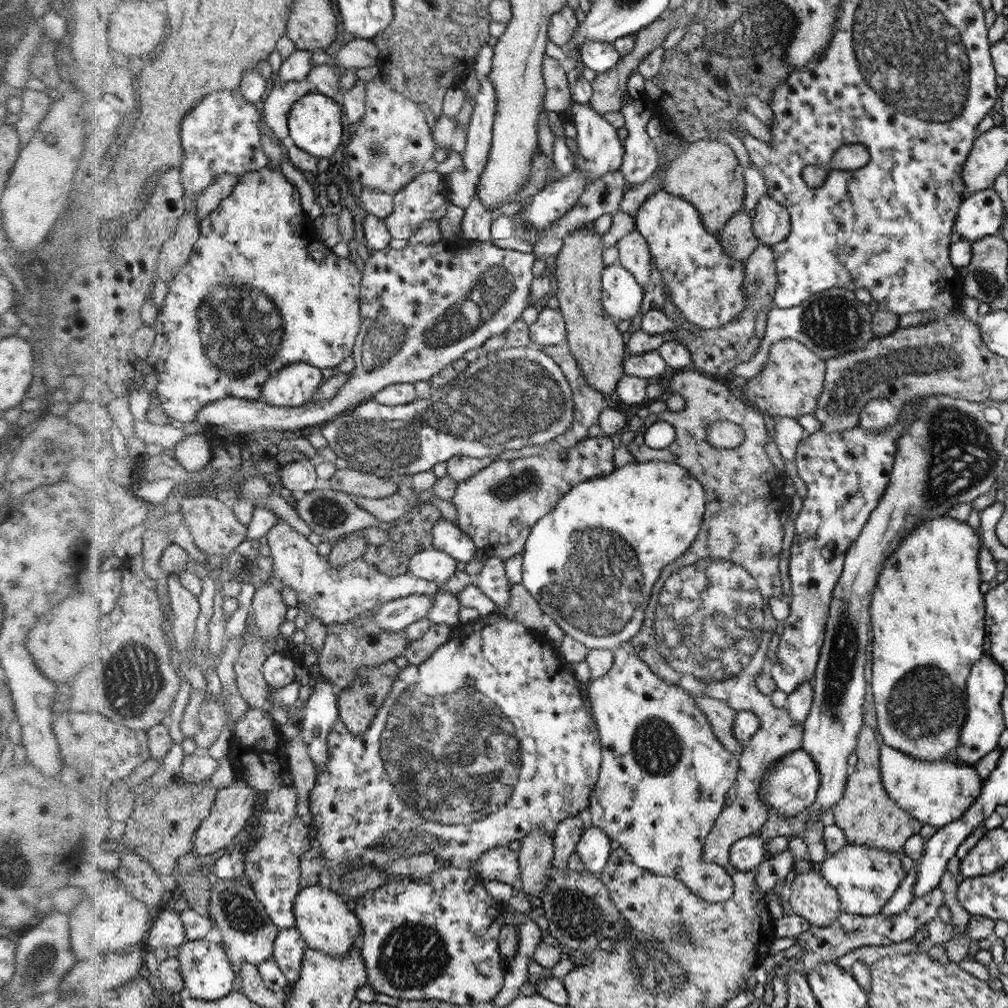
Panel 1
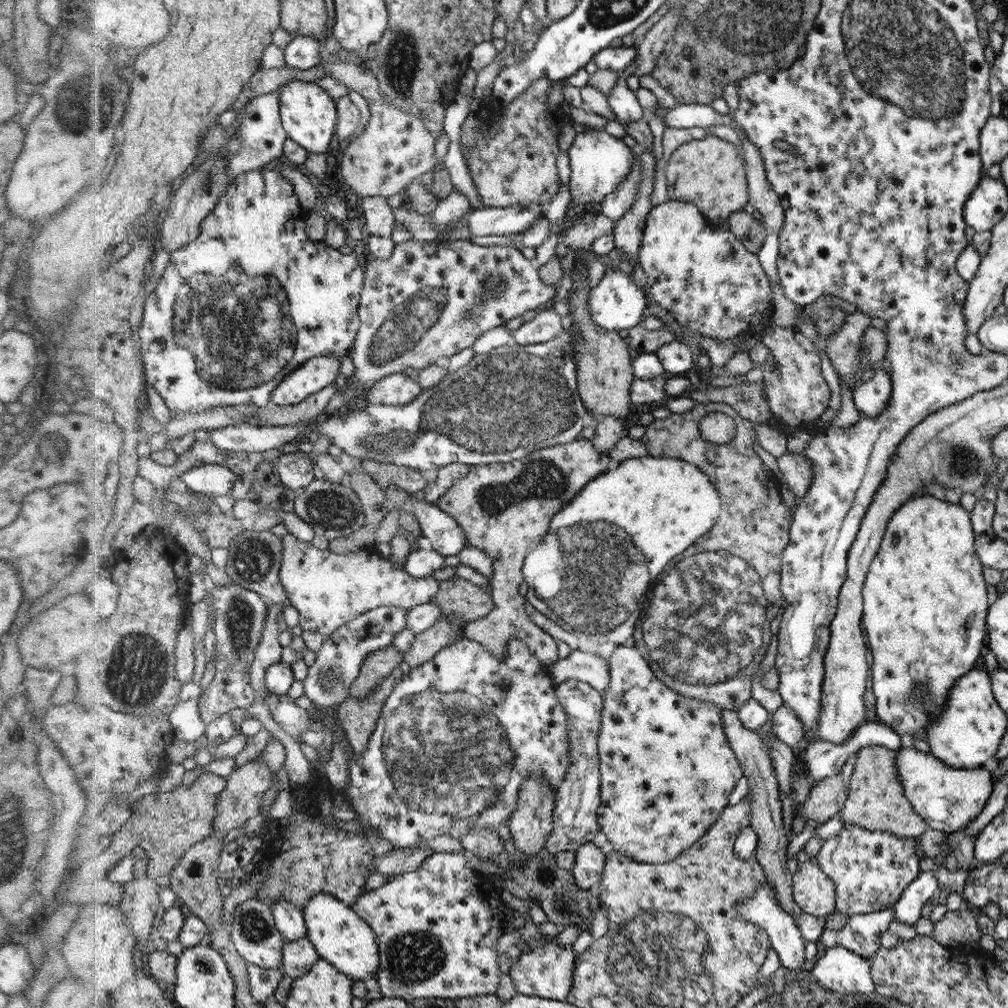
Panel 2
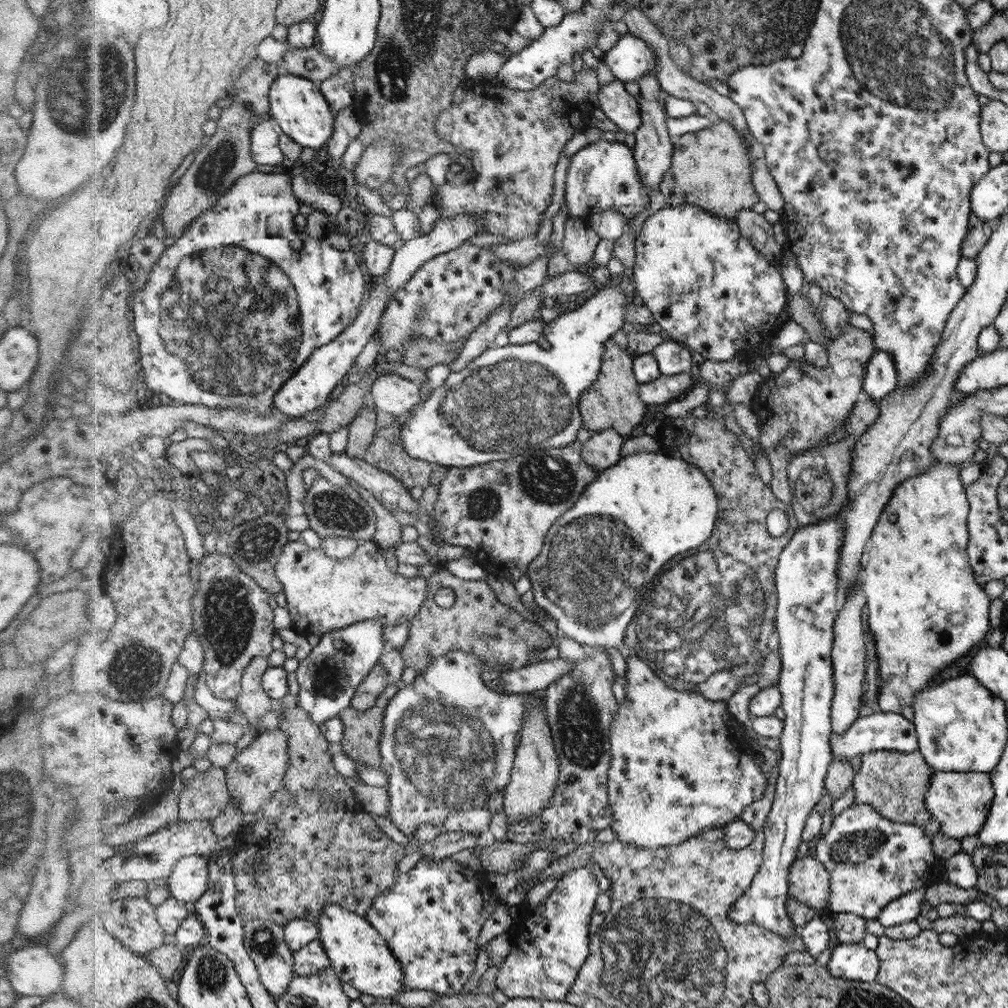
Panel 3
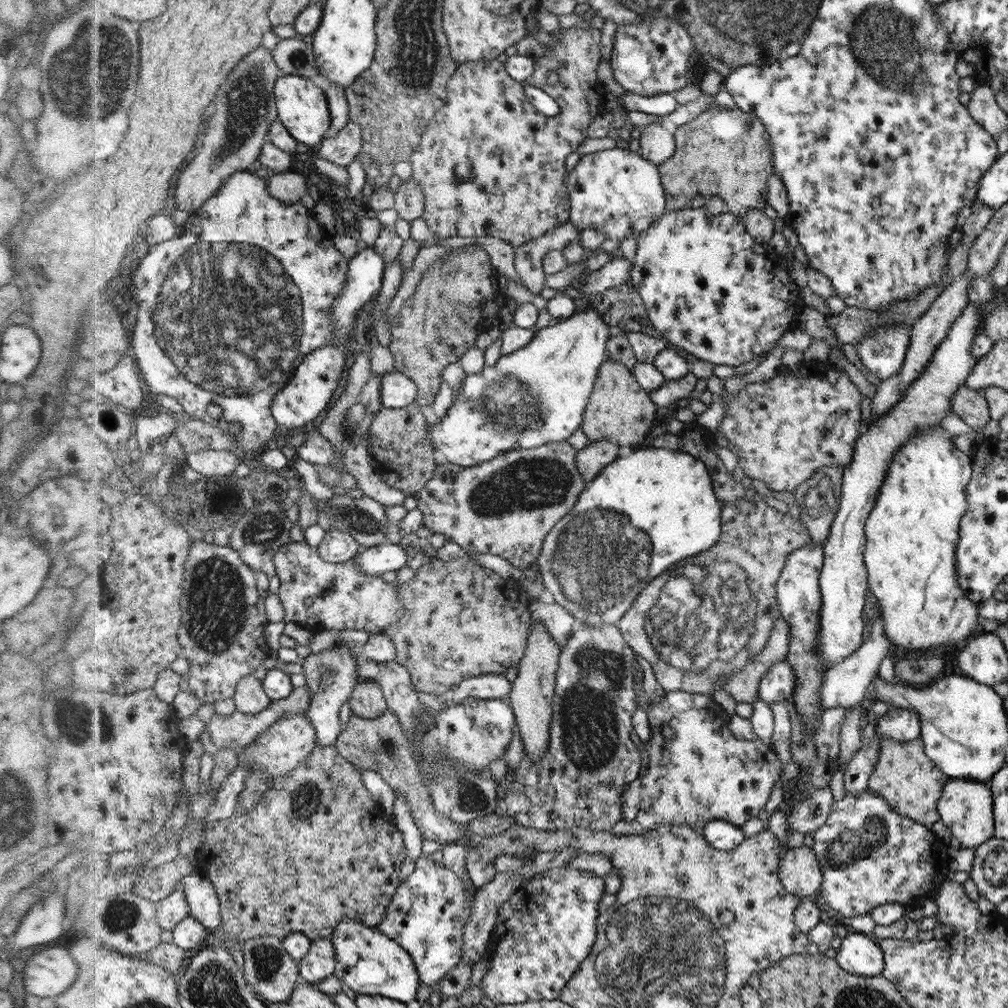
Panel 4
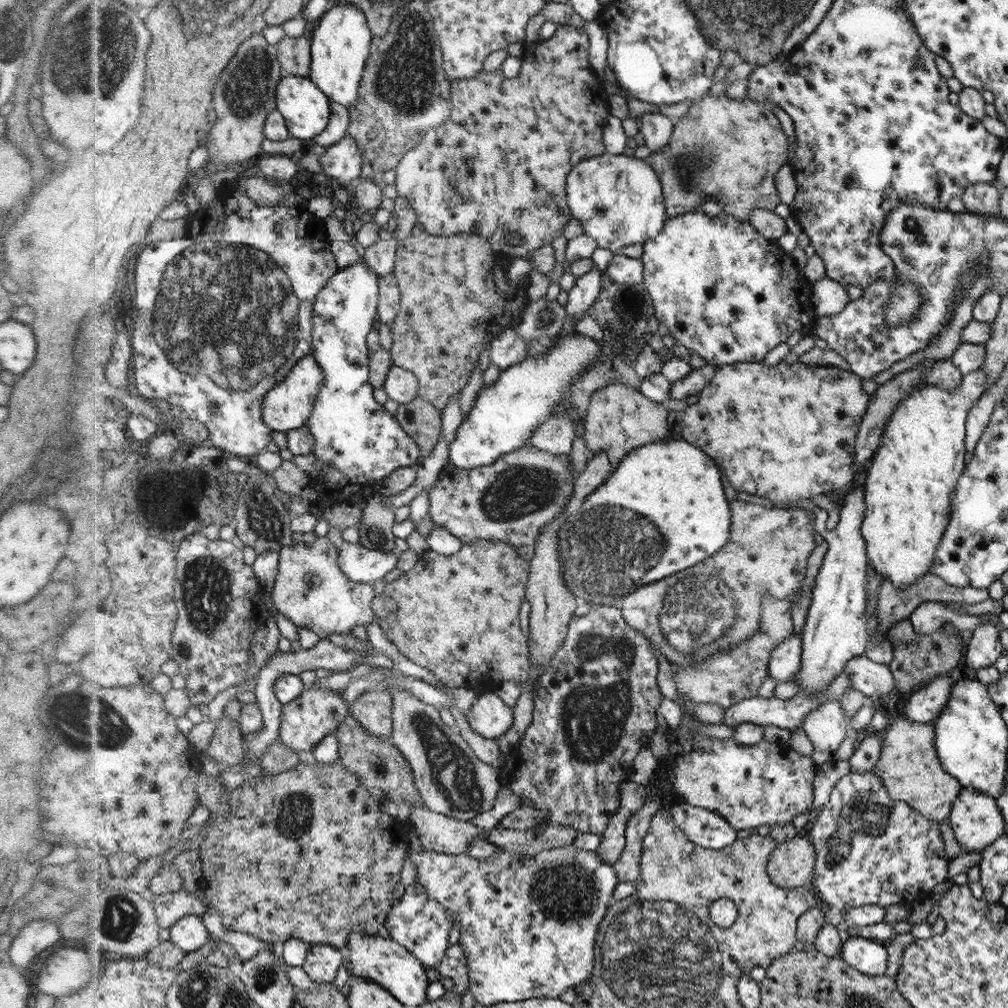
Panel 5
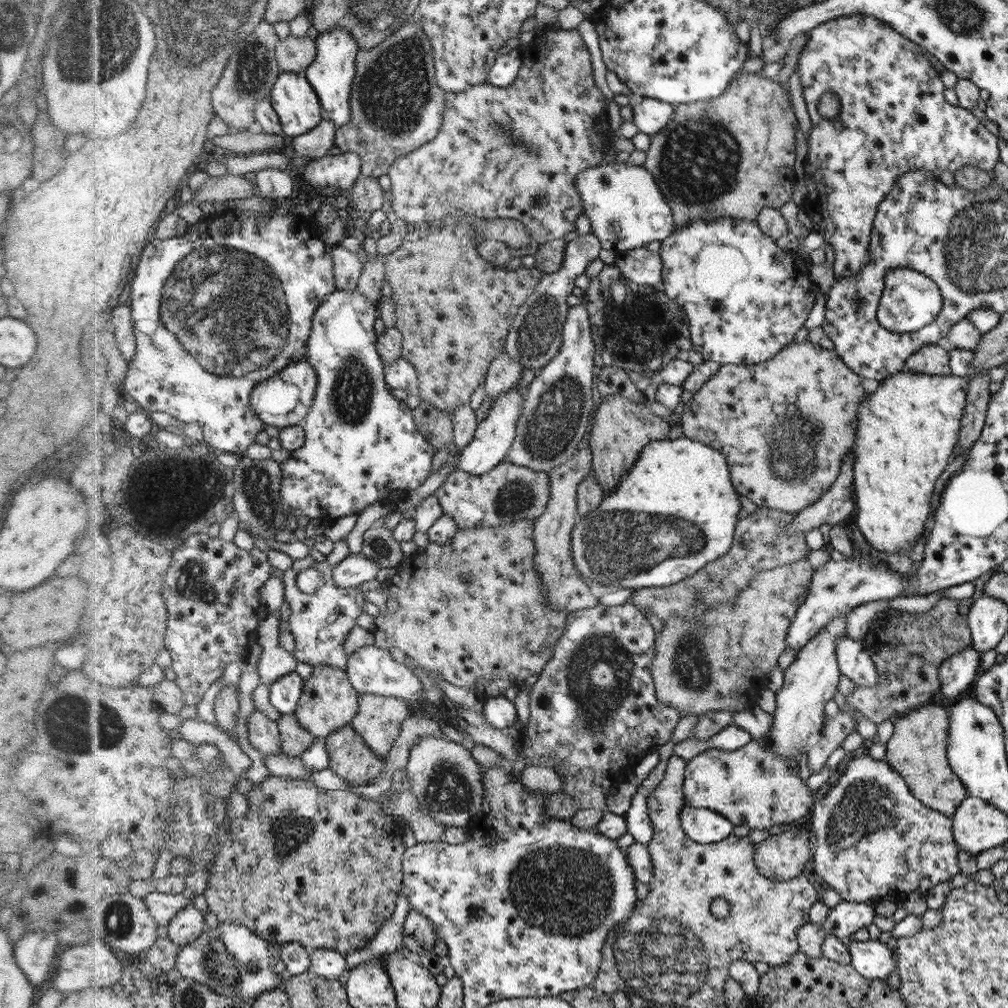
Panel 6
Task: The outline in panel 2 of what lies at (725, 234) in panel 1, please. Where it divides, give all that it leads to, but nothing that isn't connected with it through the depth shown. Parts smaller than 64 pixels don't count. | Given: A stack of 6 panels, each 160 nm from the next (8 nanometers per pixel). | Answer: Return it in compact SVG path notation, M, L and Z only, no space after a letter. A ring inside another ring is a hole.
M744 210L729 216L728 229L732 230L737 239L754 254L762 248L762 242L766 238L767 230L762 221L754 219L752 214L746 213Z

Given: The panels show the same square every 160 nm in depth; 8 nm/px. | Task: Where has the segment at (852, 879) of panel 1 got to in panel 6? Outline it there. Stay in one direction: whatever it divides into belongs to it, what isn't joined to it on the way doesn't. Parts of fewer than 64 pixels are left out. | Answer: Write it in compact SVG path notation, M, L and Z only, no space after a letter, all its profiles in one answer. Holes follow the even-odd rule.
M862 756L850 761L846 772L818 804L812 807L814 856L811 873L822 885L831 886L850 903L878 902L878 898L906 896L908 893L934 888L938 882L950 881L958 870L958 846L952 838L952 820L924 804L906 785L902 774L886 760Z

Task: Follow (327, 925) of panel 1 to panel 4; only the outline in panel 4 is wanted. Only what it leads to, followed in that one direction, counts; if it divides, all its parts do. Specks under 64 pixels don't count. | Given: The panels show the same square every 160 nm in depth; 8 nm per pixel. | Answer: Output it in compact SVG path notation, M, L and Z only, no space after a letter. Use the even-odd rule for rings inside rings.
M352 919L340 920L332 936L338 966L337 977L356 994L386 996L398 1002L417 1000L421 977L410 952L380 930Z

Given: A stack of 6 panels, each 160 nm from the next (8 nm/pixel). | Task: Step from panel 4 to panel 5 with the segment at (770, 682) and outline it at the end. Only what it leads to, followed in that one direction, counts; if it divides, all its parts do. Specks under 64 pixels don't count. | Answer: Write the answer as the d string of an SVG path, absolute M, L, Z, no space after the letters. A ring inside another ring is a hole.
M794 634L780 643L773 651L770 659L770 676L776 680L777 684L794 684L795 676L801 669L801 652L803 641L801 634Z

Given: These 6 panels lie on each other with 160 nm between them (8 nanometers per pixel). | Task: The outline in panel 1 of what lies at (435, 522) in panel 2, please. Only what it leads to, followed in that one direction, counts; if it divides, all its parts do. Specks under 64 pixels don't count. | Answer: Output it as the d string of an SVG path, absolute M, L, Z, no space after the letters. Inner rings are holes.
M443 518L434 525L434 549L468 563L475 560L478 547L456 523Z

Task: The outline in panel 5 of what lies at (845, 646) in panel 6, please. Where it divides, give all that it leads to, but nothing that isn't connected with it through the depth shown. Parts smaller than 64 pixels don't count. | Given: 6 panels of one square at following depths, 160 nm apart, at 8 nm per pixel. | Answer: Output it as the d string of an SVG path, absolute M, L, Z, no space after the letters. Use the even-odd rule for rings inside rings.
M862 654L860 656L854 657L849 663L846 663L844 671L849 674L851 685L858 692L861 692L866 696L881 696L884 703L887 705L895 705L894 698L892 696L895 694L895 678L891 674L891 670L888 665L874 662L866 655Z

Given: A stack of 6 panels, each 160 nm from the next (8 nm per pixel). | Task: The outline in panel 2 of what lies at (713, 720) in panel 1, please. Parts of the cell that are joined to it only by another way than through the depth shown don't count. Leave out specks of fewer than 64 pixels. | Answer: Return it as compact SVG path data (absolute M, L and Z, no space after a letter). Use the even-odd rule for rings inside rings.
M722 710L724 727L728 733L729 743L734 748L741 762L741 768L745 770L748 778L748 794L750 794L750 807L752 812L752 824L750 829L761 838L761 844L757 848L756 860L760 860L765 867L767 880L772 880L774 893L778 893L778 905L782 906L790 916L795 917L802 914L802 909L794 901L791 884L793 874L789 873L787 865L787 853L785 848L789 844L782 816L782 803L779 799L779 785L773 759L768 751L765 741L760 737L757 730L746 728L739 719L737 711Z

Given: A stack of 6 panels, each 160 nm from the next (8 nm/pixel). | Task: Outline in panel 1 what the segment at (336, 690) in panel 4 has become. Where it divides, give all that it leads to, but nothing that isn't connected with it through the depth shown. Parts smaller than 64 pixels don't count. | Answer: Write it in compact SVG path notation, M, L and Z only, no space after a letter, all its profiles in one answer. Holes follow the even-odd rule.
M425 594L394 599L376 608L372 620L382 630L400 632L412 622L426 619L434 601L434 596Z

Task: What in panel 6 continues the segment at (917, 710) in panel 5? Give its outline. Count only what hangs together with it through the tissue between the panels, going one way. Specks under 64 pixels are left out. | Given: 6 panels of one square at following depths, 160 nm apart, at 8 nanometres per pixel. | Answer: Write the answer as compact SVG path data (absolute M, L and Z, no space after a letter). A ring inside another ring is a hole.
M967 646L958 654L948 657L939 668L940 688L934 699L956 698L976 678L980 665L981 653L973 646Z

